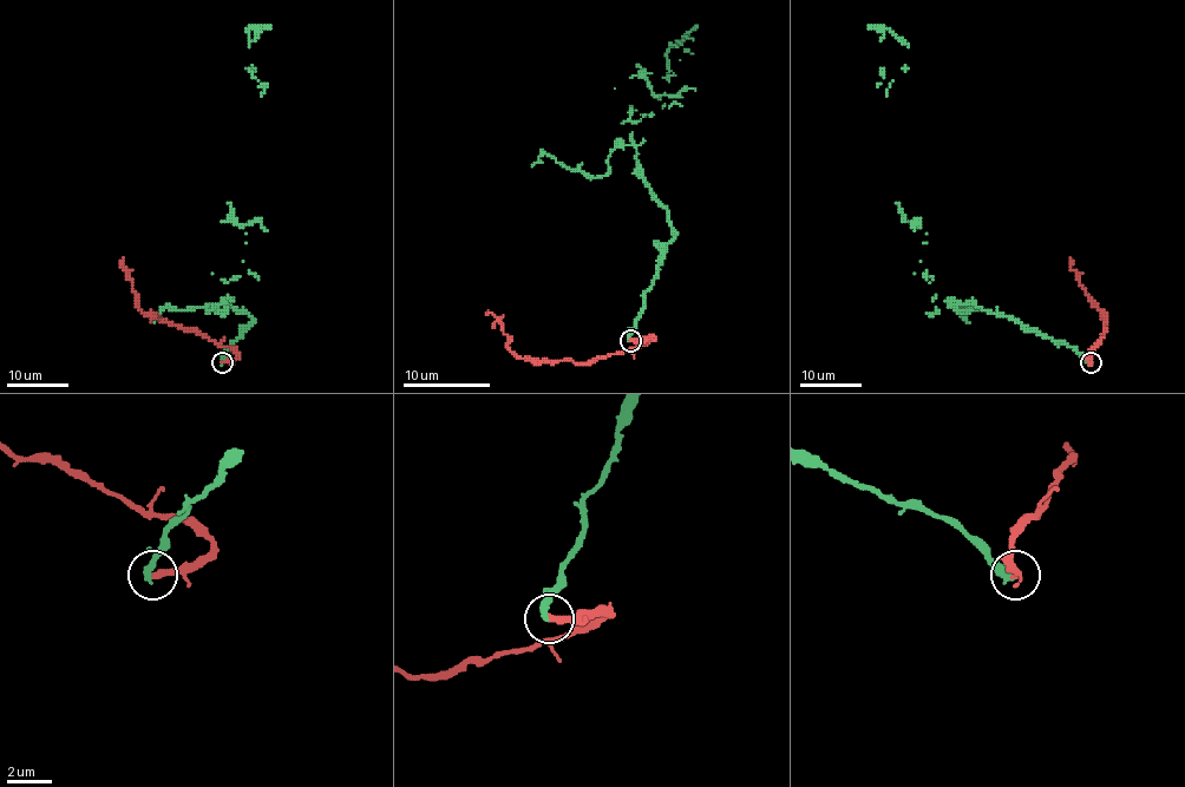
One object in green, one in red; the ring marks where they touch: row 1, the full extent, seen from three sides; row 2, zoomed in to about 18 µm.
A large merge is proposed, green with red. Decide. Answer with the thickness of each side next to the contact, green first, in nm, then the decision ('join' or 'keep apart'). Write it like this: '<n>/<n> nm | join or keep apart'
360/320 nm | join

